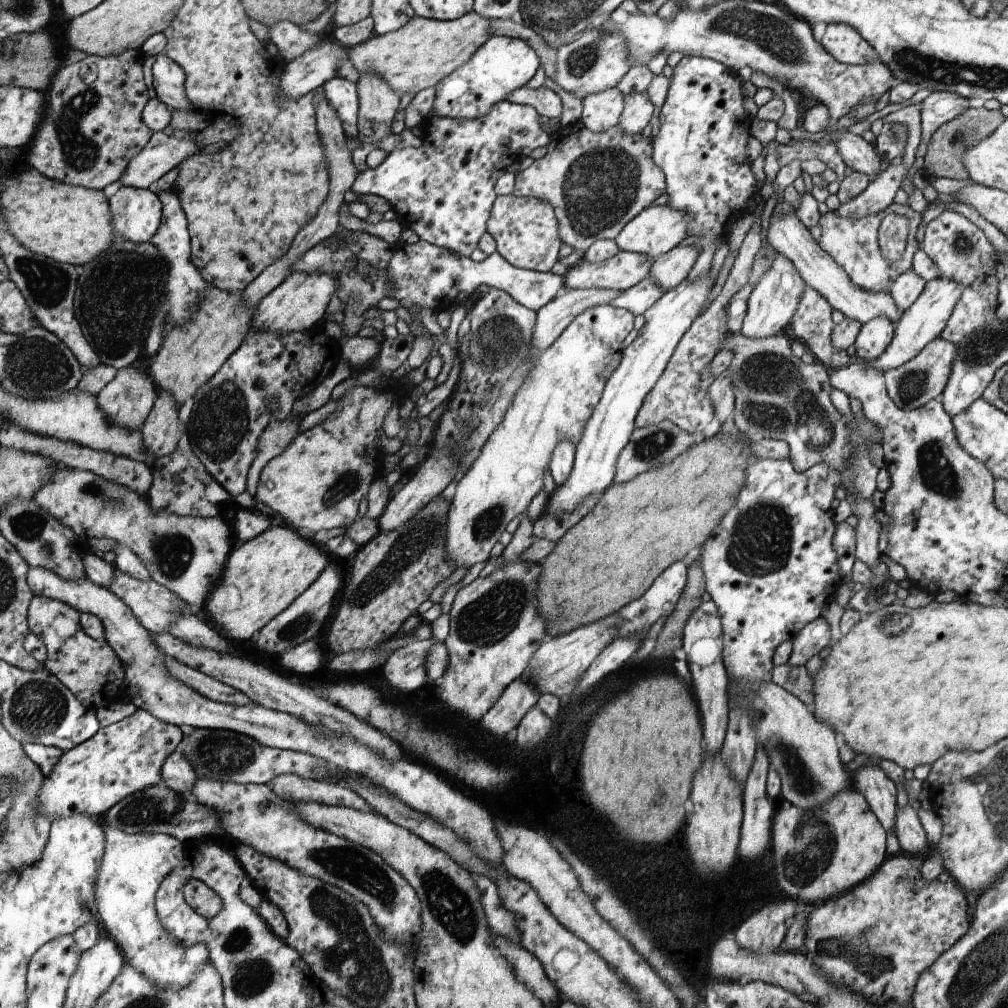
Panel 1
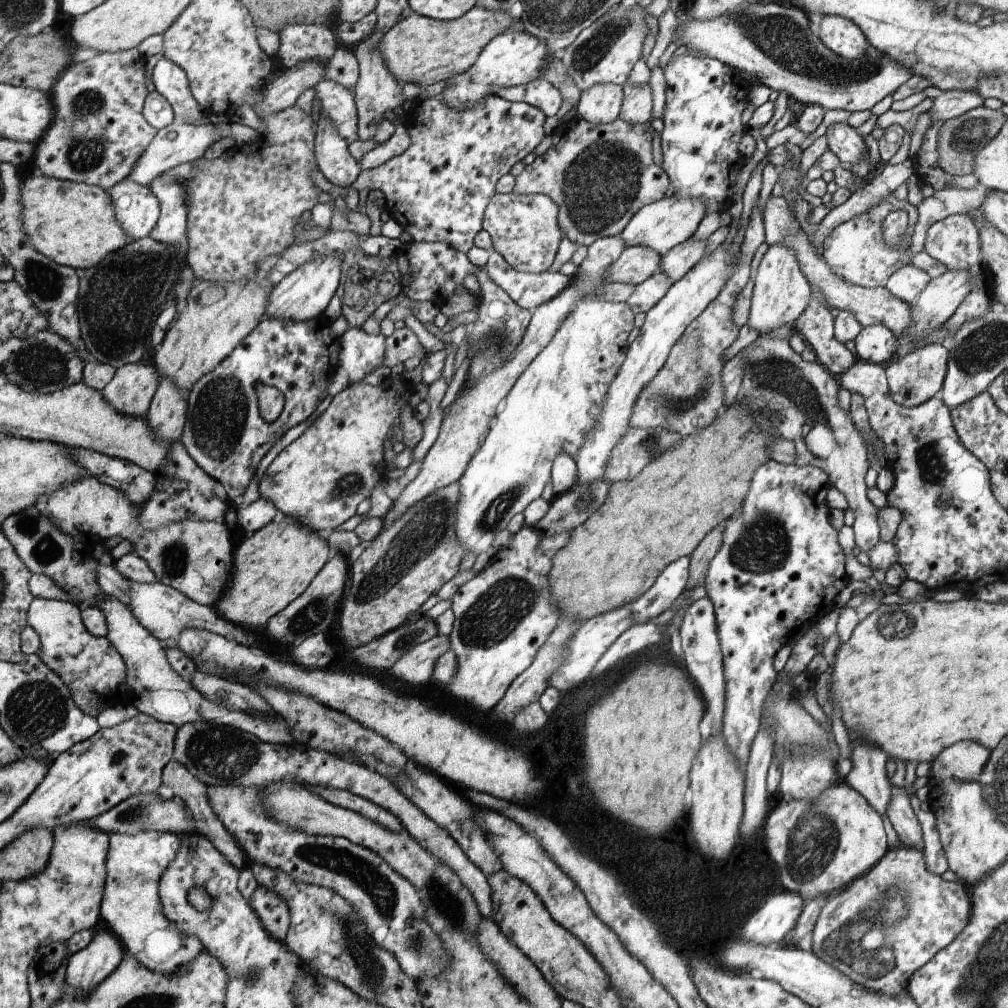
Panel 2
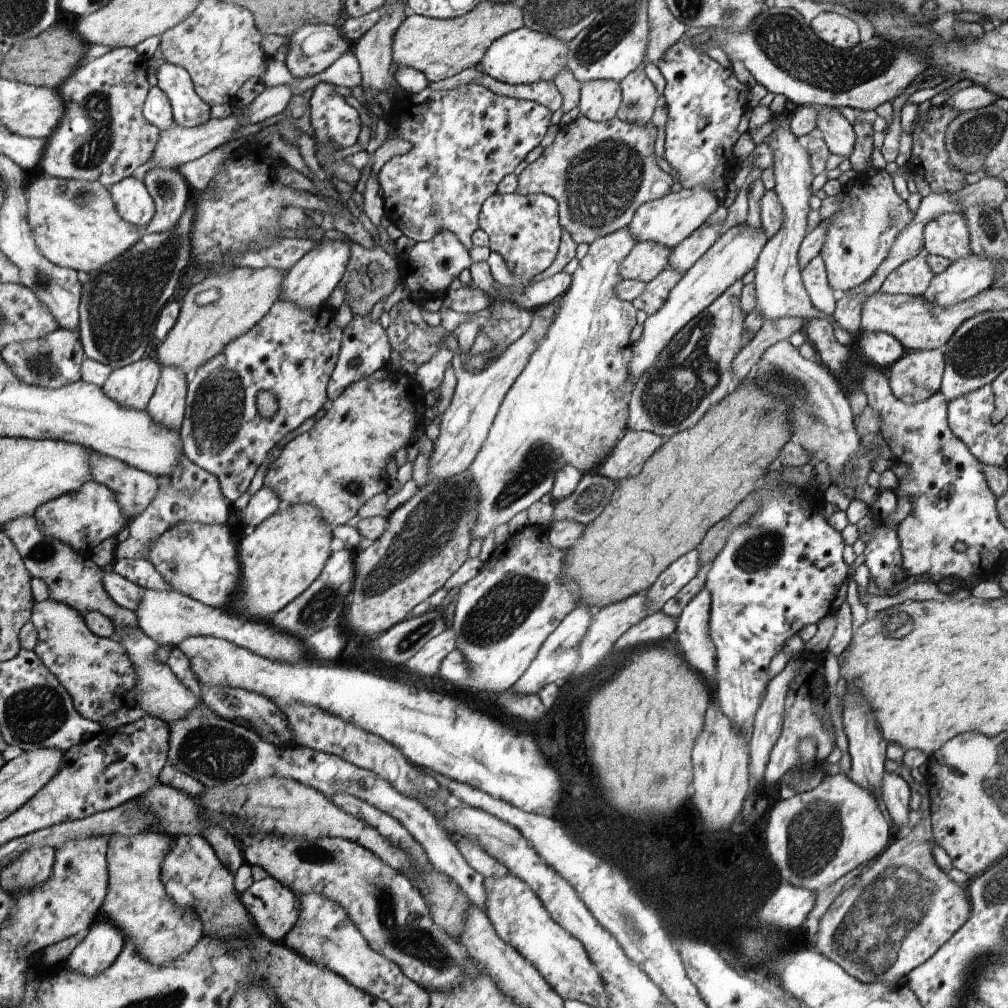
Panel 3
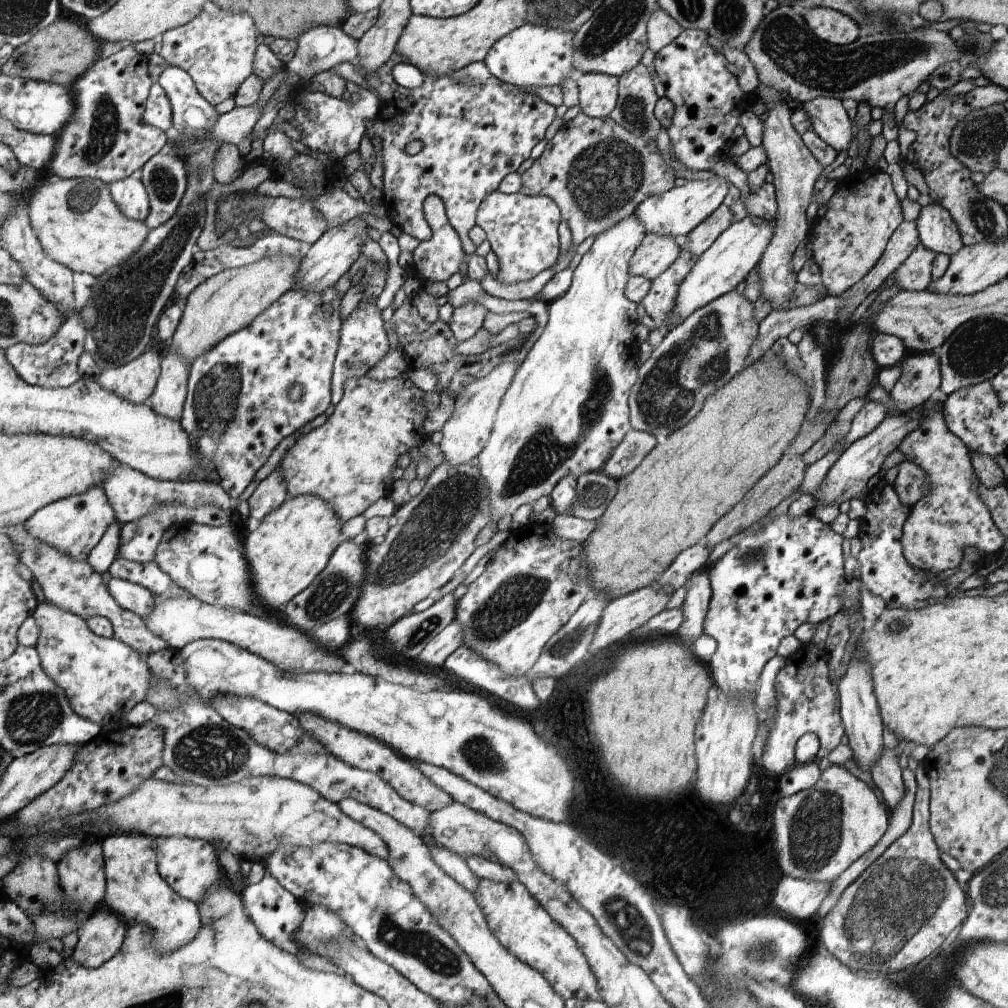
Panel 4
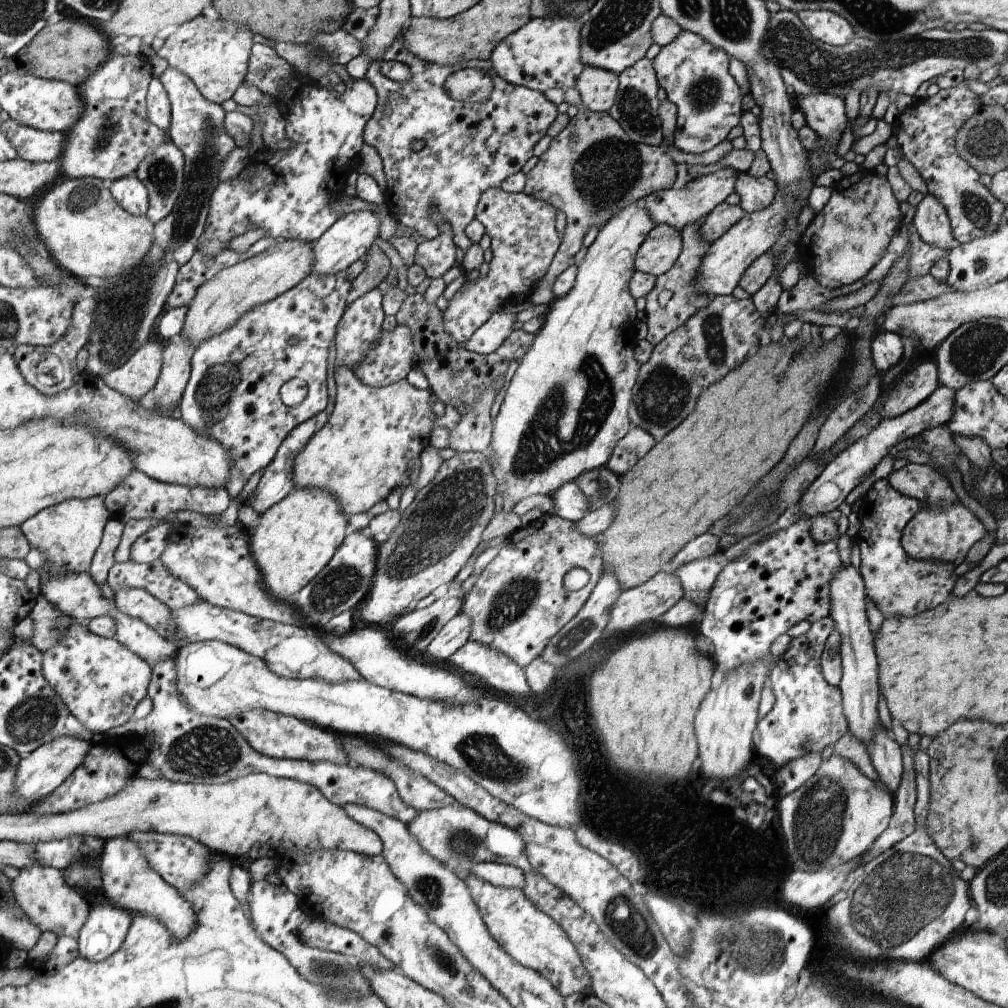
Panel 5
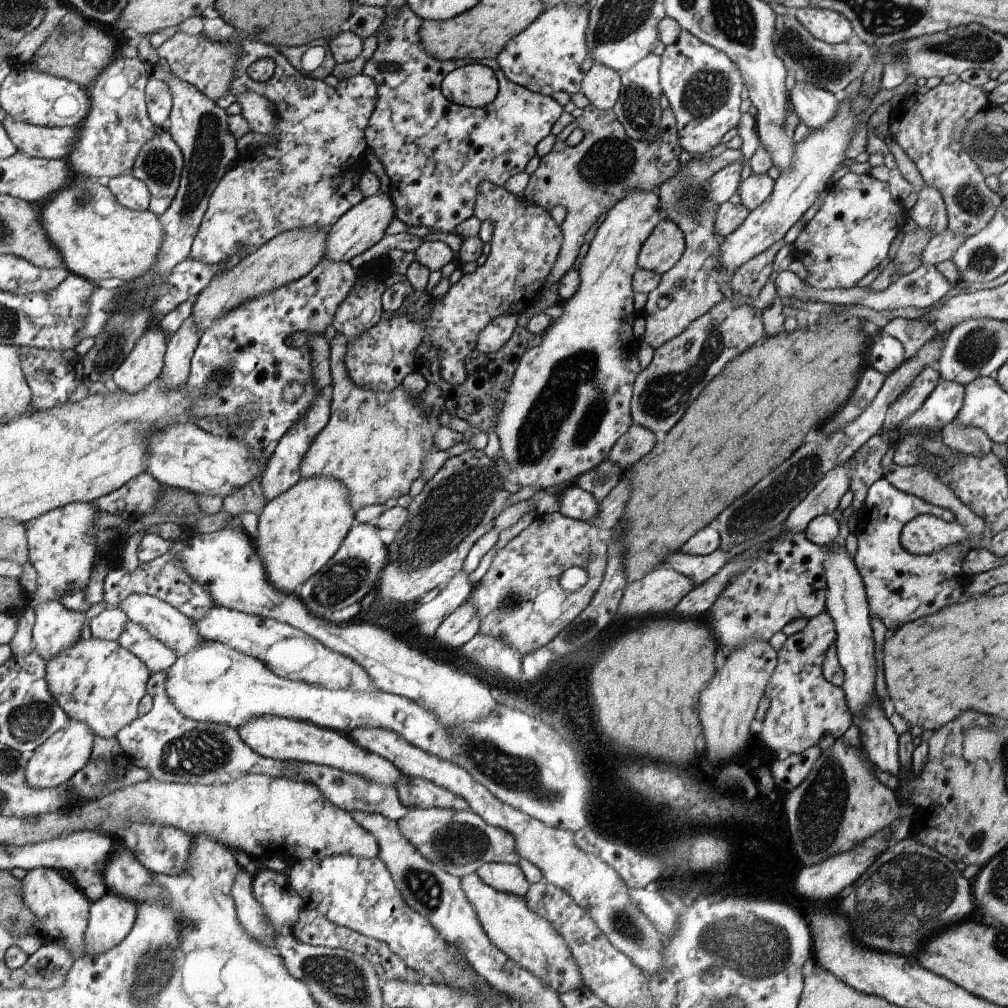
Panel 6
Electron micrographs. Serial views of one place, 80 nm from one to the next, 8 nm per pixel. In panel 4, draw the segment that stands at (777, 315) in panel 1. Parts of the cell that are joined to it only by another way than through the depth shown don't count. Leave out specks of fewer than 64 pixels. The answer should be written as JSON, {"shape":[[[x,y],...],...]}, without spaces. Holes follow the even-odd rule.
{"shape":[[[760,80],[753,92],[758,96],[758,100],[766,103],[767,106],[767,111],[762,117],[764,134],[761,146],[767,154],[766,163],[774,176],[773,185],[778,206],[774,236],[759,260],[759,275],[762,283],[761,291],[774,304],[773,310],[780,311],[790,309],[789,306],[793,301],[797,280],[791,269],[791,260],[798,246],[808,238],[809,222],[806,219],[806,208],[810,204],[814,184],[825,166],[820,166],[818,160],[810,154],[810,150],[804,144],[801,134],[794,130],[790,120],[792,110],[786,101],[780,98],[780,92]]]}

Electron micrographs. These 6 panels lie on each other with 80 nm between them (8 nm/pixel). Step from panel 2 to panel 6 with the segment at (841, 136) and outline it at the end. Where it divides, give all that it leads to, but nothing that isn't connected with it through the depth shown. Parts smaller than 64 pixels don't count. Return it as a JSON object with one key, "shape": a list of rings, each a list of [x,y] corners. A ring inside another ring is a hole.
{"shape":[[[804,82],[793,83],[789,92],[794,112],[808,129],[822,128],[836,116],[836,108],[840,104],[839,95],[830,93],[816,86],[808,86]]]}

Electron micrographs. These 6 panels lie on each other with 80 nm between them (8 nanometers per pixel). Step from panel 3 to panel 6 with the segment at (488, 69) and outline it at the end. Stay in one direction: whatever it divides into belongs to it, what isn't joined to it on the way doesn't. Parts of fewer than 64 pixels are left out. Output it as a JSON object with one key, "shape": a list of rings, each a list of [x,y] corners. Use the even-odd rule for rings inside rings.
{"shape":[[[558,4],[540,14],[528,29],[512,38],[496,58],[500,70],[511,82],[528,88],[531,92],[549,95],[581,92],[583,79],[595,66],[587,43],[587,29],[591,8],[586,4]]]}

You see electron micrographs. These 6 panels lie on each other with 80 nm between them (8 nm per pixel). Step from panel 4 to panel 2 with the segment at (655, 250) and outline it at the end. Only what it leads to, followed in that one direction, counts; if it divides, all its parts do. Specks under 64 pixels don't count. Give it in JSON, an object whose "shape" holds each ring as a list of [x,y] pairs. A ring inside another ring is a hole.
{"shape":[[[644,246],[627,247],[616,262],[602,274],[604,283],[640,285],[652,274],[660,272],[660,254]]]}

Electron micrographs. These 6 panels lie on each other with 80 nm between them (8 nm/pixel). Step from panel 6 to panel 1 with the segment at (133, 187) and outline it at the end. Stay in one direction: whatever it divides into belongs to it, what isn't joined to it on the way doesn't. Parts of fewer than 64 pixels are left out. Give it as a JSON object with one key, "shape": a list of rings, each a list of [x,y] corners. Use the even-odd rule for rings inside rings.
{"shape":[[[122,186],[110,200],[116,240],[148,243],[163,222],[163,202],[149,189]]]}

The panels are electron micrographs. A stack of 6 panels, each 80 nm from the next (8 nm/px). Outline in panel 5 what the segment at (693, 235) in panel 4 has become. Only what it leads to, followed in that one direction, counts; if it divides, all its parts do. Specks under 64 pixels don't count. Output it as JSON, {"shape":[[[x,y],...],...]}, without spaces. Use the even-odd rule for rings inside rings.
{"shape":[[[726,202],[718,204],[700,224],[702,240],[714,243],[726,230],[730,230],[745,212],[740,205],[730,205]]]}

